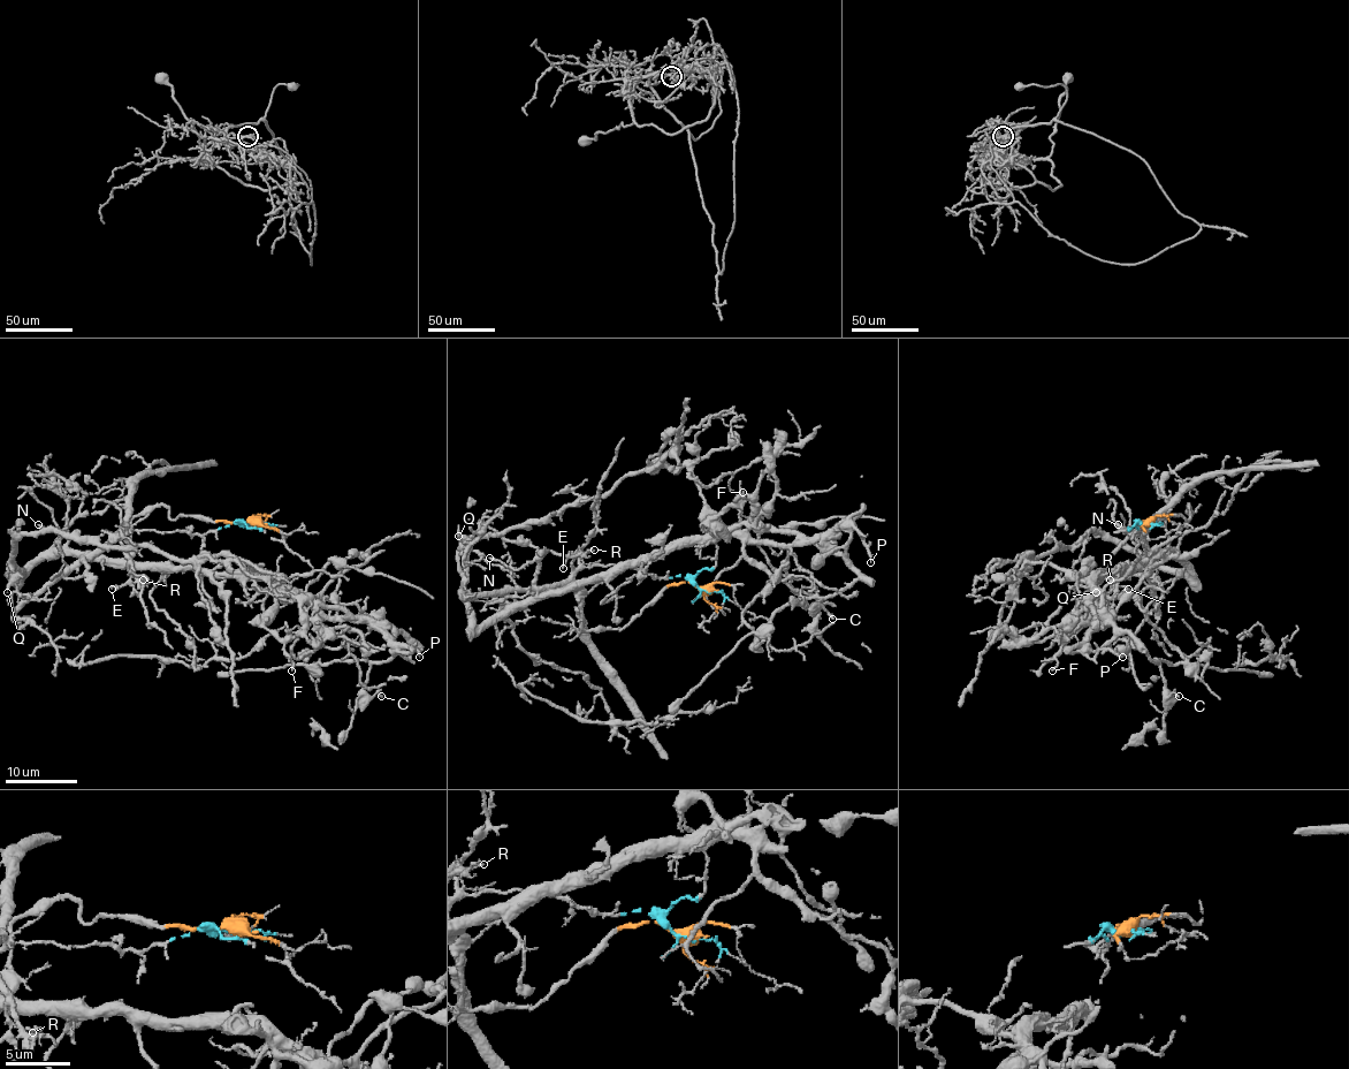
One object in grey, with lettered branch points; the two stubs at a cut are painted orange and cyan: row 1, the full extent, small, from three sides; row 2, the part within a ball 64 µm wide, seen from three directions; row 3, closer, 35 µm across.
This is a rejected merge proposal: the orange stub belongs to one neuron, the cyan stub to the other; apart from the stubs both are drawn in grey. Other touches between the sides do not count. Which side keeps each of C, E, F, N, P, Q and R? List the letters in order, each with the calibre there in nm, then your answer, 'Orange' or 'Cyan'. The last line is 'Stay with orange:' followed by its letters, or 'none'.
C: Thickness 130 nm. Orange
E: Thickness 110 nm. Cyan
F: Thickness 140 nm. Orange
N: Thickness 220 nm. Cyan
P: Thickness 70 nm. Orange
Q: Thickness 200 nm. Orange
R: Thickness 160 nm. Cyan
Stay with orange: C, F, P, Q

